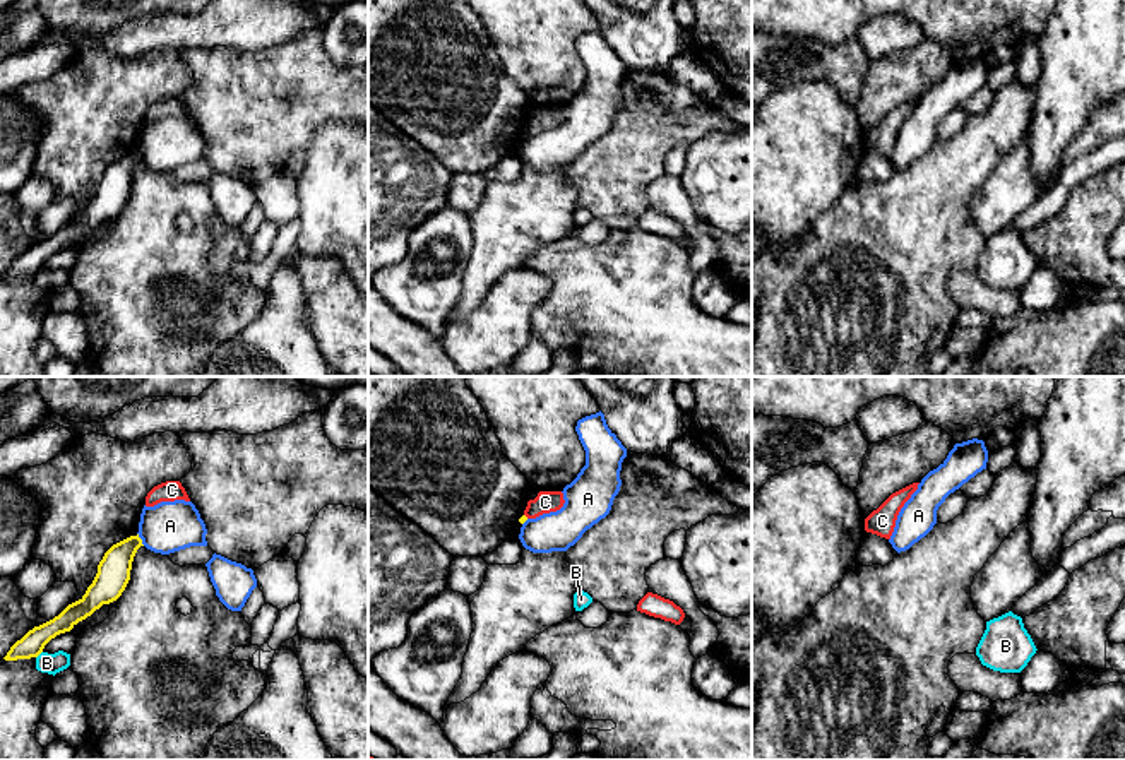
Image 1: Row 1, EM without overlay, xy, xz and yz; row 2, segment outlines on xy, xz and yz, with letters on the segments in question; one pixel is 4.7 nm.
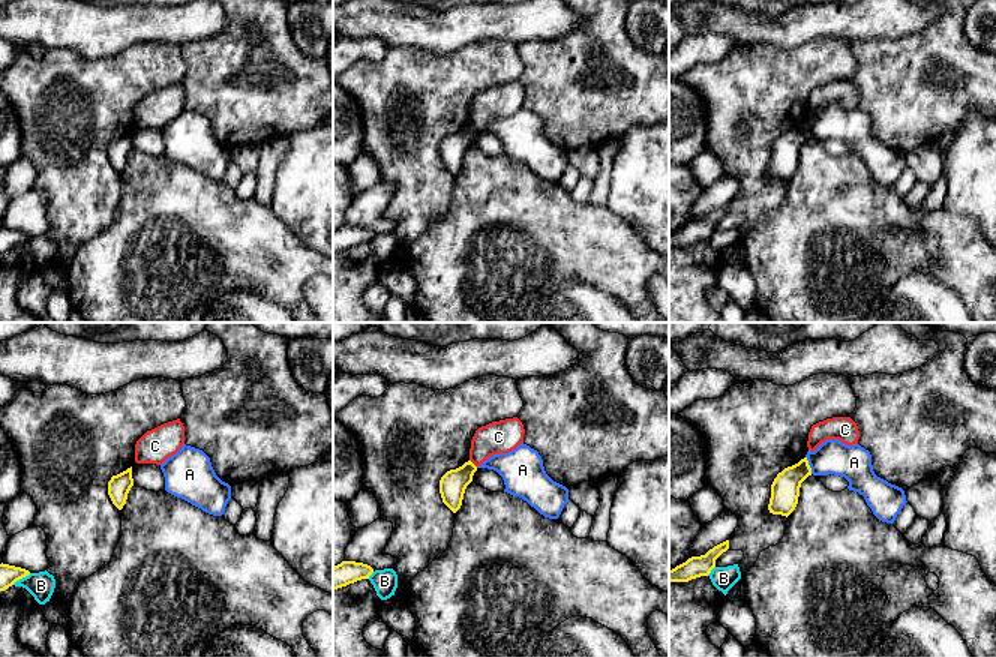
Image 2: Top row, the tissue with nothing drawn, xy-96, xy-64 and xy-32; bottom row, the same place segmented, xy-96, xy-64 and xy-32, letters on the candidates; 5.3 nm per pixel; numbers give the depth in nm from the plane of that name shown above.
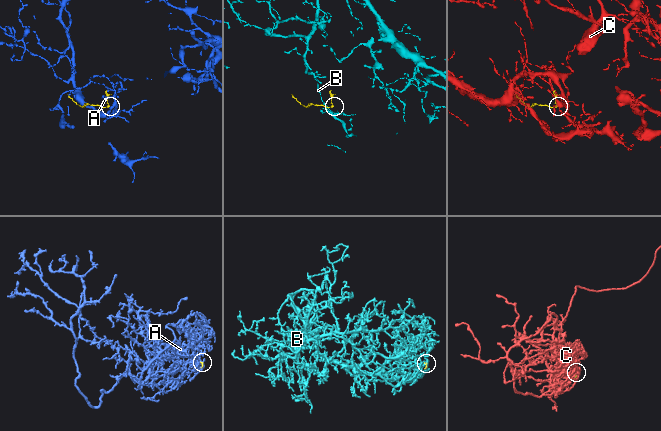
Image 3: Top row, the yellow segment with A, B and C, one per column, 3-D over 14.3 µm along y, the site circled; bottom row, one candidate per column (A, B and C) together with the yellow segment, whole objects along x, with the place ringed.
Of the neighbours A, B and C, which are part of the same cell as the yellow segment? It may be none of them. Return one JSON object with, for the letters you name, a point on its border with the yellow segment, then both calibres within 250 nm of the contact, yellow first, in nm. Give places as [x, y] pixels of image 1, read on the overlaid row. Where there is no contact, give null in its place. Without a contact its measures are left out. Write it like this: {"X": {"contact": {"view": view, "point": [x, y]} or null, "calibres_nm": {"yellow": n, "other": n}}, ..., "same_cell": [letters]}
{"same_cell": []}

